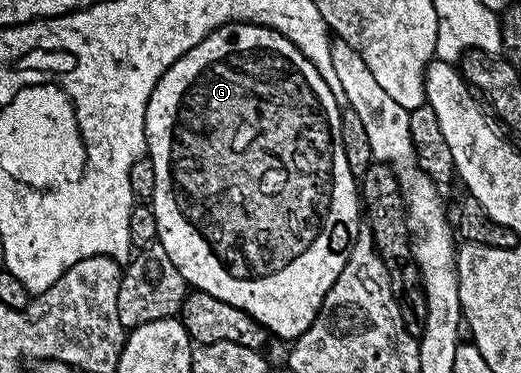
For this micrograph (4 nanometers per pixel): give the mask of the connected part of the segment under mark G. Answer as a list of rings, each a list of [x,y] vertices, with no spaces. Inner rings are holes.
[[[244,22],[224,24],[223,27],[216,28],[211,35],[205,36],[203,42],[199,42],[191,50],[187,50],[187,54],[183,54],[183,58],[176,60],[165,71],[163,78],[159,78],[159,82],[147,102],[145,142],[147,155],[155,166],[155,194],[151,201],[151,207],[155,214],[155,222],[157,223],[156,241],[167,250],[168,257],[178,267],[179,273],[182,274],[185,283],[188,284],[190,289],[206,292],[215,298],[223,298],[223,302],[231,302],[231,306],[239,306],[239,310],[251,314],[251,318],[258,320],[276,339],[278,336],[279,339],[286,340],[286,342],[292,342],[298,336],[302,336],[311,326],[311,322],[315,322],[315,318],[321,309],[323,298],[327,294],[327,290],[331,290],[331,286],[335,286],[335,278],[339,278],[339,270],[343,270],[347,258],[351,258],[351,250],[355,246],[357,235],[363,226],[363,205],[359,199],[359,184],[351,174],[351,169],[347,166],[347,158],[343,154],[343,137],[339,135],[341,109],[342,105],[335,98],[335,94],[331,94],[331,90],[327,90],[327,82],[323,82],[323,78],[319,78],[319,70],[315,70],[315,66],[311,66],[311,62],[307,62],[307,58],[303,58],[303,54],[299,54],[299,50],[291,41],[283,38],[283,34],[279,34],[273,28],[264,28],[262,24],[246,24]]]

